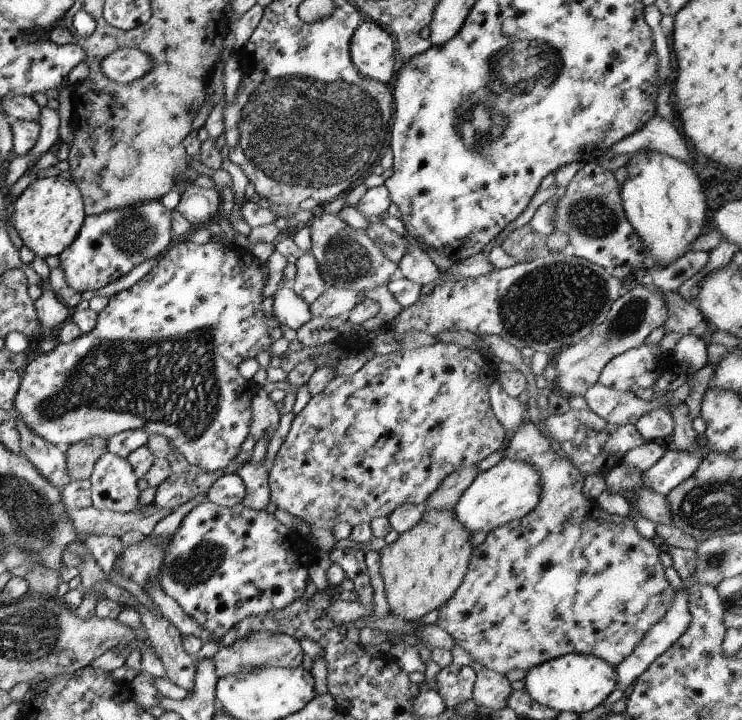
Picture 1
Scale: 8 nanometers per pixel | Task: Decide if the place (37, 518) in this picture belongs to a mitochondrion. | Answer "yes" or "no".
yes

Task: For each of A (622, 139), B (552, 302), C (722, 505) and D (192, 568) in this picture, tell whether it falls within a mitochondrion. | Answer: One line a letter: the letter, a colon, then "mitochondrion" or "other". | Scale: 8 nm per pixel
A: other
B: mitochondrion
C: mitochondrion
D: mitochondrion

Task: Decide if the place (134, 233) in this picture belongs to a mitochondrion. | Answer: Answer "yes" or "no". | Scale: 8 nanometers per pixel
yes

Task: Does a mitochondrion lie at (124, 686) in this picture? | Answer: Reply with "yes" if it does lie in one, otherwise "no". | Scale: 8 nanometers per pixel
no

